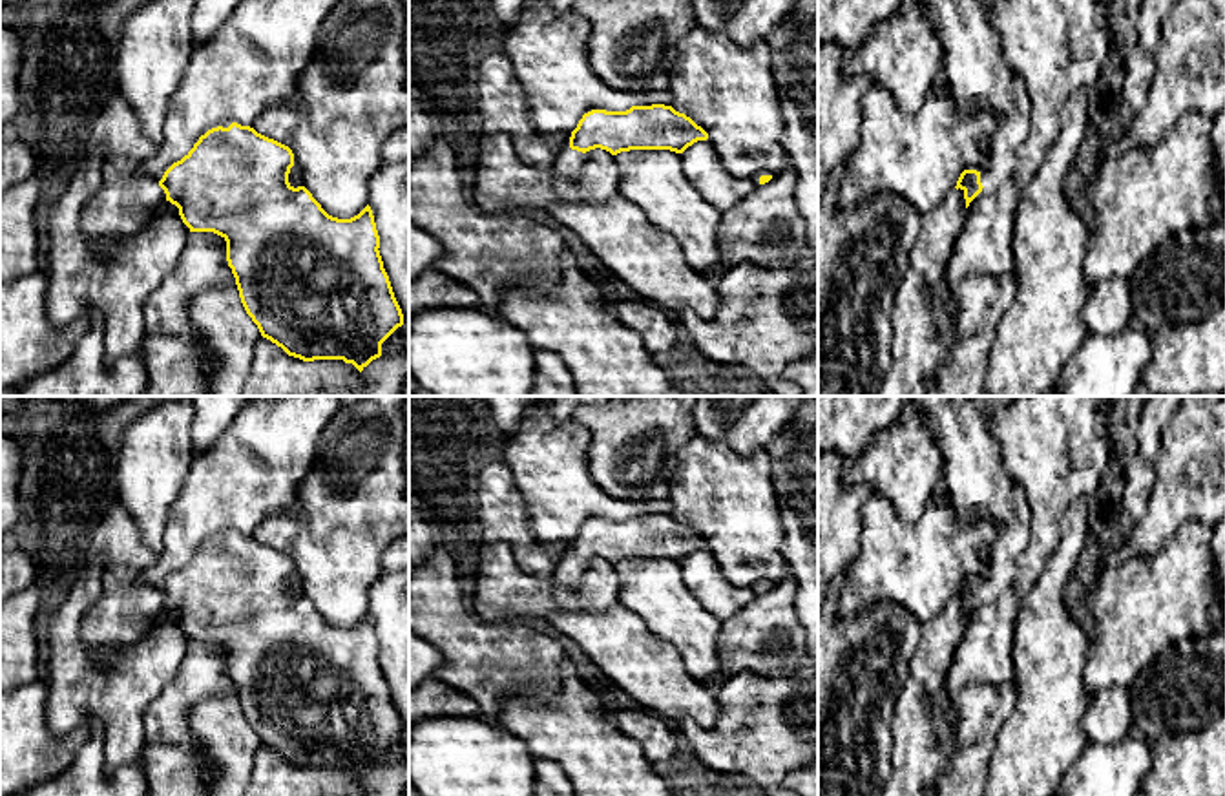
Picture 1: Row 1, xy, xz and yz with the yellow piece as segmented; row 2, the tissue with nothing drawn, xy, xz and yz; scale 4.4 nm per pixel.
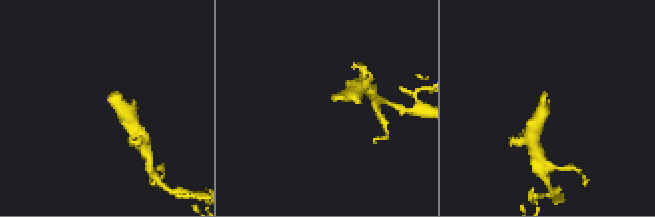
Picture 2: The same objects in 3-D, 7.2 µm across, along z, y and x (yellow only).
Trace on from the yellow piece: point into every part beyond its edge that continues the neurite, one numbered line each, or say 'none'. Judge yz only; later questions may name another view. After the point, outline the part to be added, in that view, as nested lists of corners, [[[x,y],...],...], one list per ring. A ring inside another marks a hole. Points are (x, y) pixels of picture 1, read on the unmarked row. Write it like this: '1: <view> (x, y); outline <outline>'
1: yz (975, 481); outline [[[909,396],[946,456],[946,489],[960,513],[991,520],[997,537],[984,562],[980,592],[986,599],[1004,592],[1030,544],[1030,506],[1002,467],[991,422],[969,396]]]

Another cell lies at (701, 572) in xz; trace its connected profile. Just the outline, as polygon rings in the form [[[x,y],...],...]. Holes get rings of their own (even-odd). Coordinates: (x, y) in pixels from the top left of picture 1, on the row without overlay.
[[[708,548],[688,555],[681,562],[681,571],[688,590],[721,621],[738,613],[756,597],[750,588],[734,586],[725,579]]]

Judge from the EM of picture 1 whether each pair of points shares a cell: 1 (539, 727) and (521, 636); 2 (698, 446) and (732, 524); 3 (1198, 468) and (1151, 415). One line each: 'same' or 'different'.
1: different
2: same
3: different

